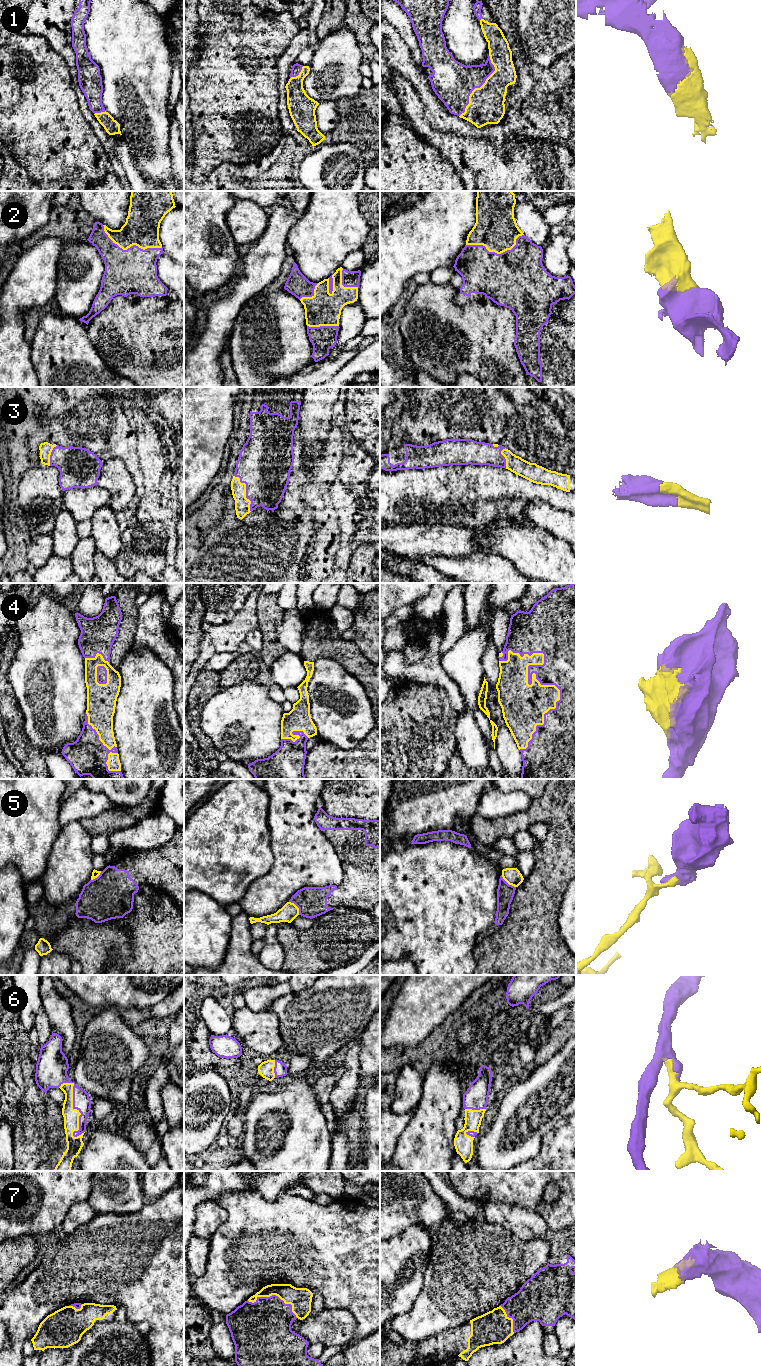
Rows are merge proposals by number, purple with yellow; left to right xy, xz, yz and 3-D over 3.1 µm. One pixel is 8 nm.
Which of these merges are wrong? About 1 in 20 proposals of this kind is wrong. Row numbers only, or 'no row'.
5

